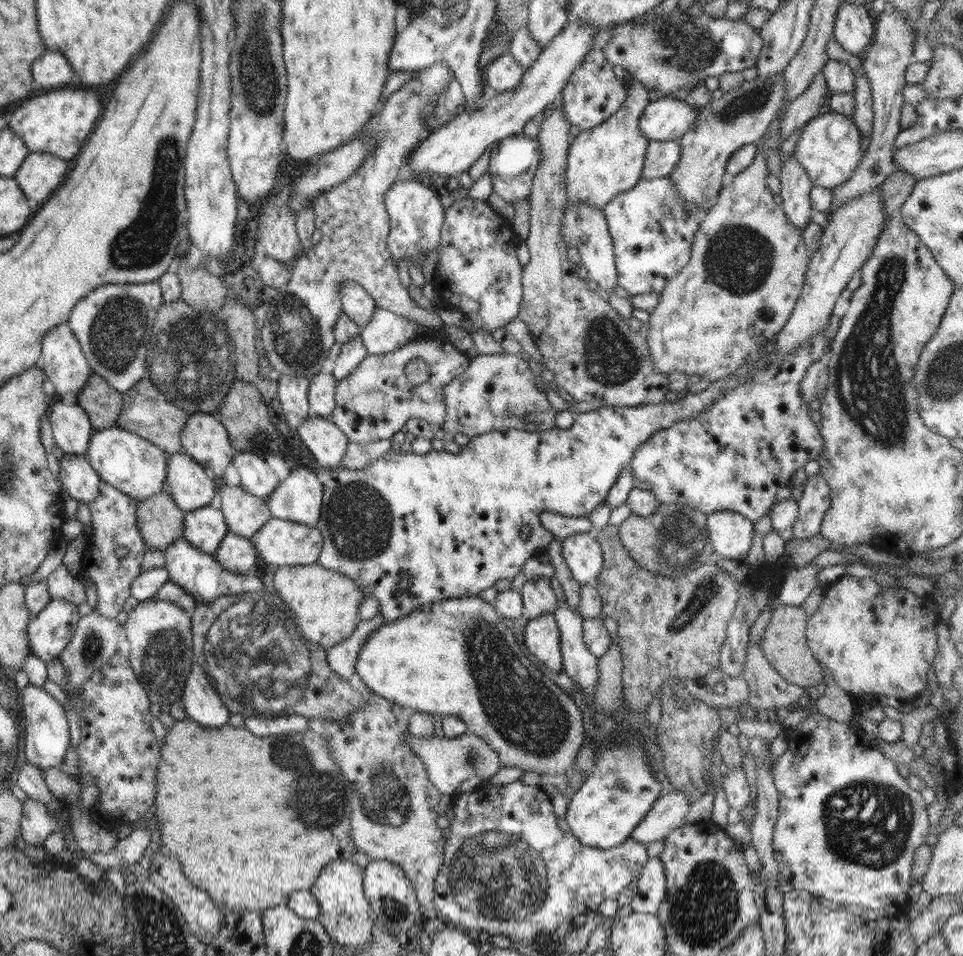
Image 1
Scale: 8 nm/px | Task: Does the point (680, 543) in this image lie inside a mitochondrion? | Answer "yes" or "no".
yes

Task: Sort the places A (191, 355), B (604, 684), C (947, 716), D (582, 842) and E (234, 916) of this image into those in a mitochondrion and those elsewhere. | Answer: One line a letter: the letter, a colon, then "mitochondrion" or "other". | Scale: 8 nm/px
A: mitochondrion
B: other
C: other
D: other
E: other

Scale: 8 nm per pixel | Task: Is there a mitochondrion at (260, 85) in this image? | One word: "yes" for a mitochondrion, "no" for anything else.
yes

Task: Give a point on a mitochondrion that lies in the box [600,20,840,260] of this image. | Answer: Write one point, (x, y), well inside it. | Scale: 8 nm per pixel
(682, 48)

